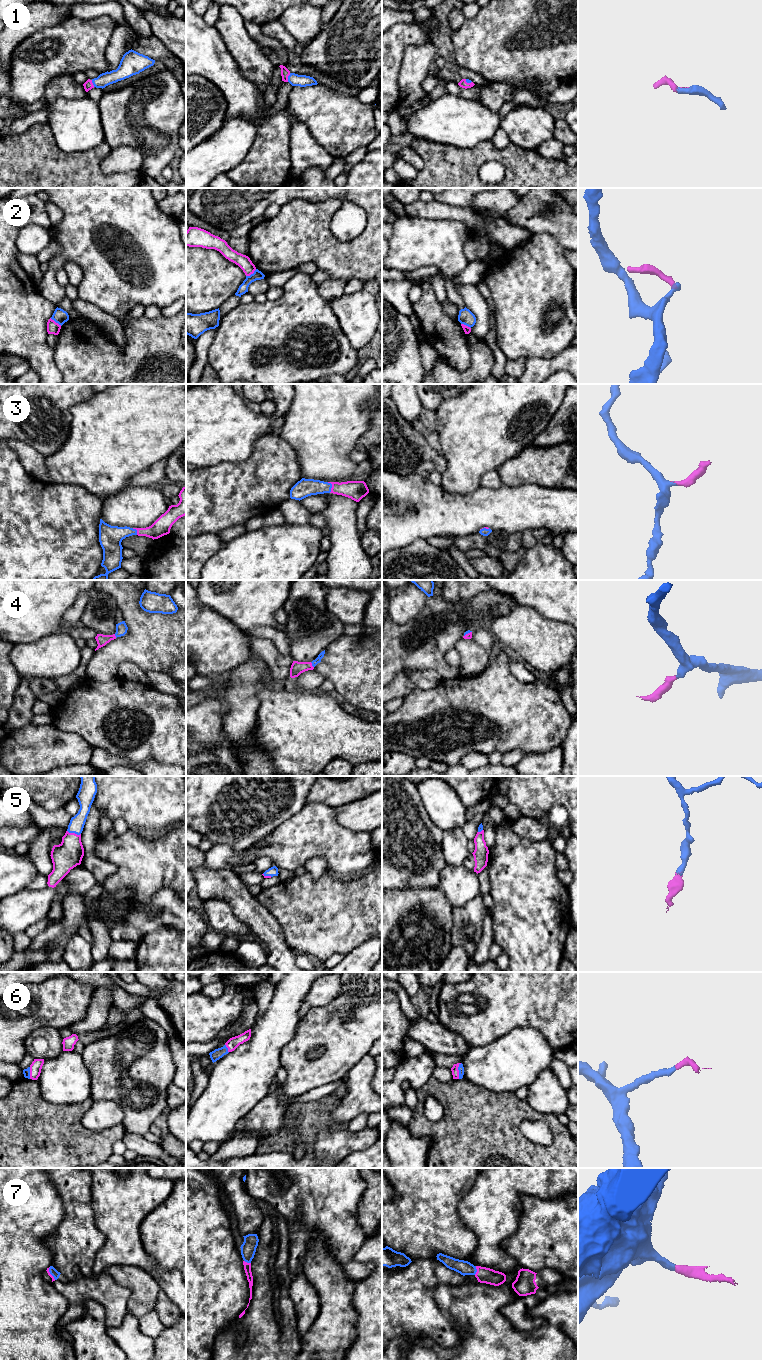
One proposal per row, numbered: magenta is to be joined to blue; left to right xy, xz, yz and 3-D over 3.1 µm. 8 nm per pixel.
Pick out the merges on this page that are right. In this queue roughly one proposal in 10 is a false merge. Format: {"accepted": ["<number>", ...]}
{"accepted": ["1", "3", "4", "5", "6", "7"]}

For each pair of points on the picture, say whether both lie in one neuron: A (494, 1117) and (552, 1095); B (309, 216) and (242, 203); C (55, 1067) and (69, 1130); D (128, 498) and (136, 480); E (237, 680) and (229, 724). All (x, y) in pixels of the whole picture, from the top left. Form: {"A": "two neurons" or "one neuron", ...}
{"A": "two neurons", "B": "two neurons", "C": "two neurons", "D": "two neurons", "E": "one neuron"}

